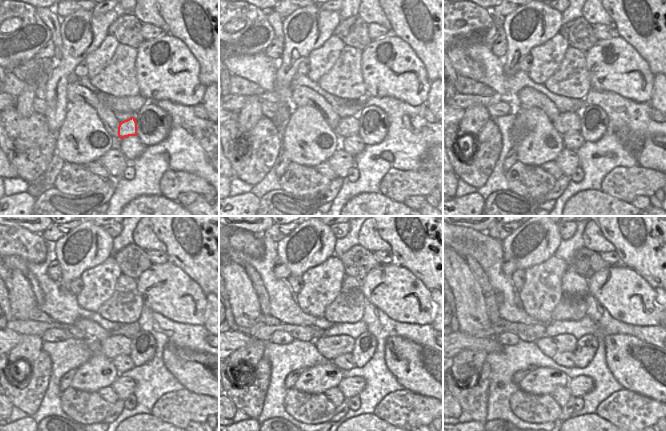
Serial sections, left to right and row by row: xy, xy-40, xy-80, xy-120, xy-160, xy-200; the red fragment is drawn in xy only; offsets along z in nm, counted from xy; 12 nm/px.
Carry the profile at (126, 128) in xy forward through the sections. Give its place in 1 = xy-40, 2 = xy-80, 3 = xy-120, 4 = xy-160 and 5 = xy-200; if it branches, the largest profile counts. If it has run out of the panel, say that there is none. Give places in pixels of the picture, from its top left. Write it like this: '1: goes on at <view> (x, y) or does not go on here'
1: goes on at xy-40 (349, 126)
2: goes on at xy-80 (567, 121)
3: goes on at xy-120 (114, 345)
4: goes on at xy-160 (330, 347)
5: goes on at xy-200 (550, 346)

